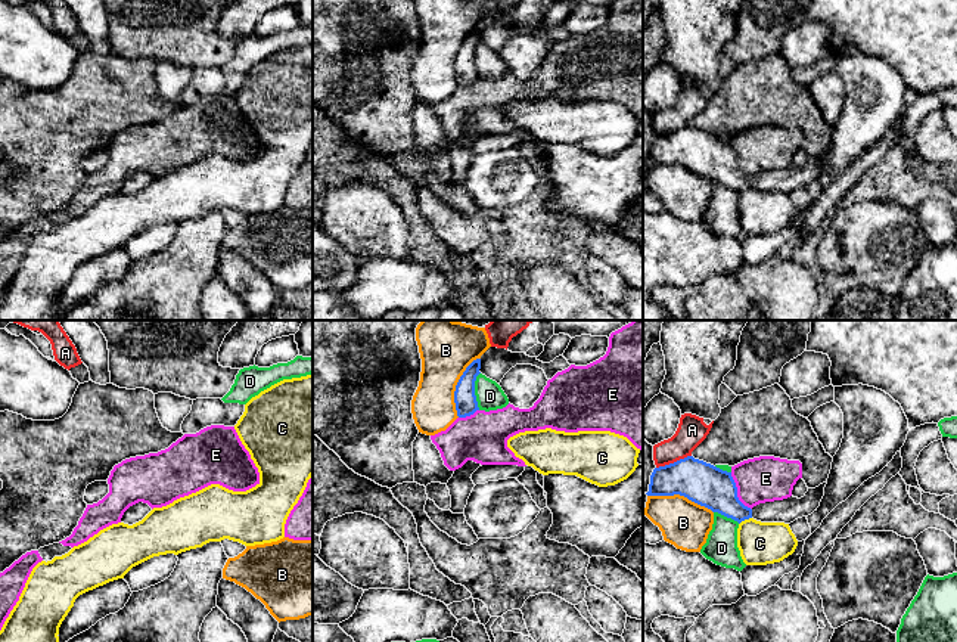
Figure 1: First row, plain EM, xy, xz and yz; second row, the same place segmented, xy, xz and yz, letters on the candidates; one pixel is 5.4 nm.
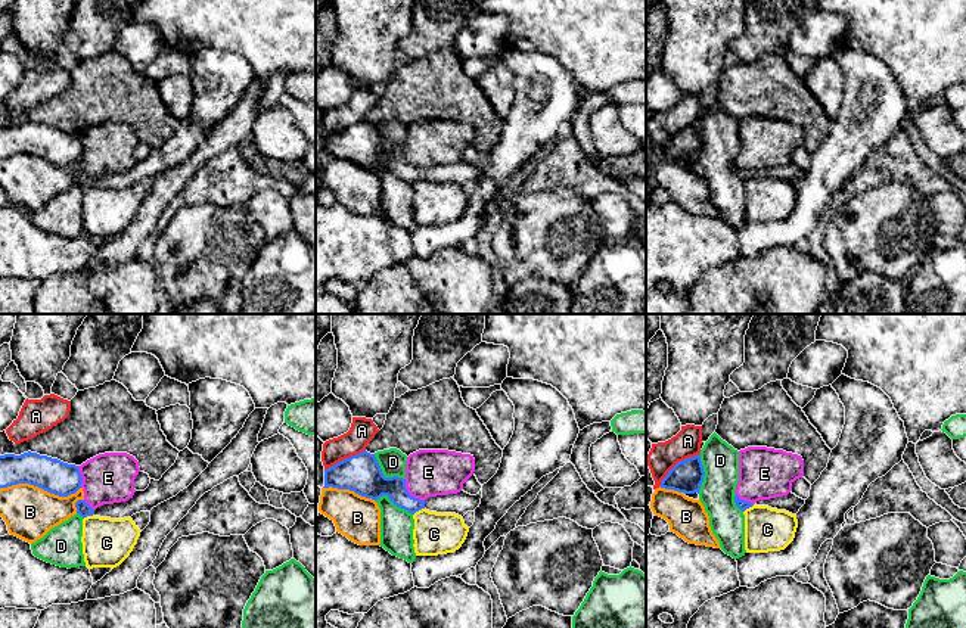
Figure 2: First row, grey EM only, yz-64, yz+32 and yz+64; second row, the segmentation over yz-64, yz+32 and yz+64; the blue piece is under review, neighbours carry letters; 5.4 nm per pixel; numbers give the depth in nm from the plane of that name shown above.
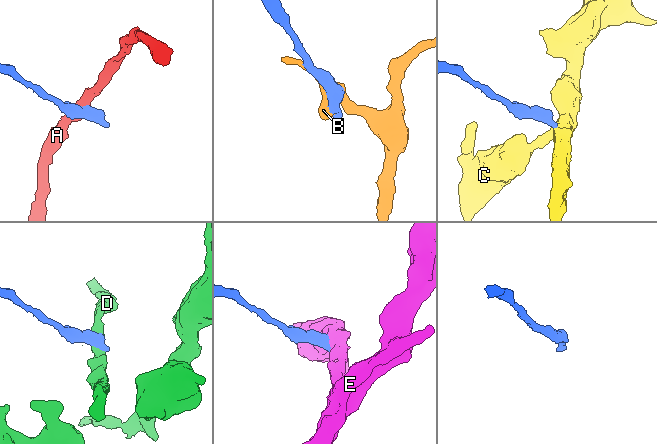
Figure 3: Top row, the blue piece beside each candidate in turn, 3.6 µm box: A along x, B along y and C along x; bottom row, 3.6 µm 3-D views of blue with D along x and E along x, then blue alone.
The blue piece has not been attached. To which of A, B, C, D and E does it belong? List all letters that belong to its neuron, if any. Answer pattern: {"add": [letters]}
{"add": []}

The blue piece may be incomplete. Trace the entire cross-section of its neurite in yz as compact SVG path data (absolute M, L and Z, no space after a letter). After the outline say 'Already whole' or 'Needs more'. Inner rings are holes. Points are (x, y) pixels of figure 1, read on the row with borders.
M687 456L674 463L655 468L650 475L650 484L647 496L674 496L680 494L689 500L718 512L727 518L737 521L754 518L761 522L784 522L790 524L798 518L808 517L820 506L824 496L824 487L827 481L815 489L808 489L804 497L787 497L783 500L765 502L754 506L752 509L745 506L737 497L737 487L731 477L731 472L723 471L711 463Z. Needs more

